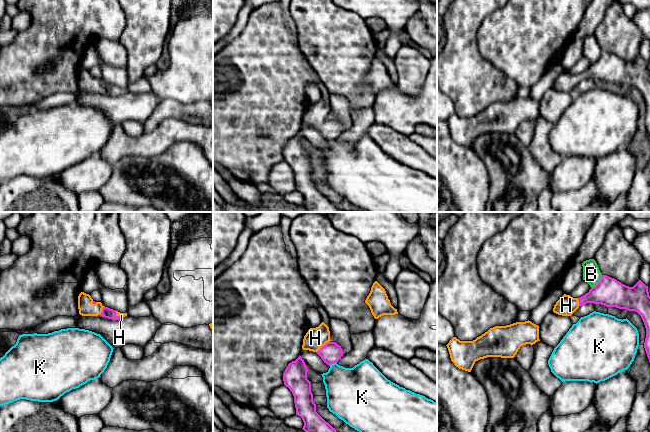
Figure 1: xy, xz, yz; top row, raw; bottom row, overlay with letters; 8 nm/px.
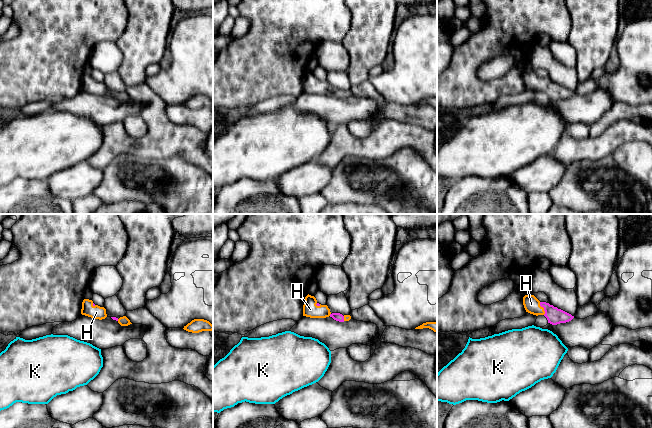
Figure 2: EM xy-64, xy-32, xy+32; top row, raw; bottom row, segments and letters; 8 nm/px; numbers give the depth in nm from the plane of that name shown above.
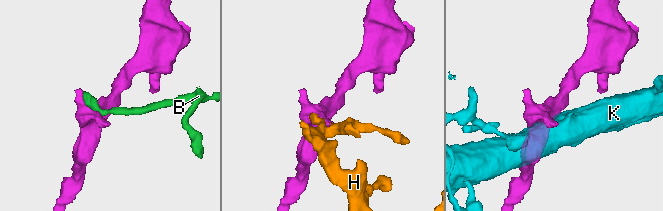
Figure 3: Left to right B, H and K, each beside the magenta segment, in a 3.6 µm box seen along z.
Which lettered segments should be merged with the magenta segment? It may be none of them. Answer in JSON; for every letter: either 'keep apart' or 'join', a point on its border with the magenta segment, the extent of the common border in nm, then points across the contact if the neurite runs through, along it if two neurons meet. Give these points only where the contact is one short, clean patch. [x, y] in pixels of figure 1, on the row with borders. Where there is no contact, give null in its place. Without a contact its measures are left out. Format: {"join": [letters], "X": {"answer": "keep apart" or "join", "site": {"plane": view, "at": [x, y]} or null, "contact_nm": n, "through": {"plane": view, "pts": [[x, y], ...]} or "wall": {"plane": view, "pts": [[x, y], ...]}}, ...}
{"join": ["H"], "B": {"answer": "keep apart", "site": {"plane": "yz", "at": [599, 282]}, "contact_nm": 140}, "H": {"answer": "join", "site": {"plane": "xz", "at": [322, 346]}, "contact_nm": 140, "through": {"plane": "xz", "pts": [[331, 352], [322, 346], [315, 338]]}}, "K": {"answer": "keep apart", "site": {"plane": "xz", "at": [332, 363]}, "contact_nm": 70}}

